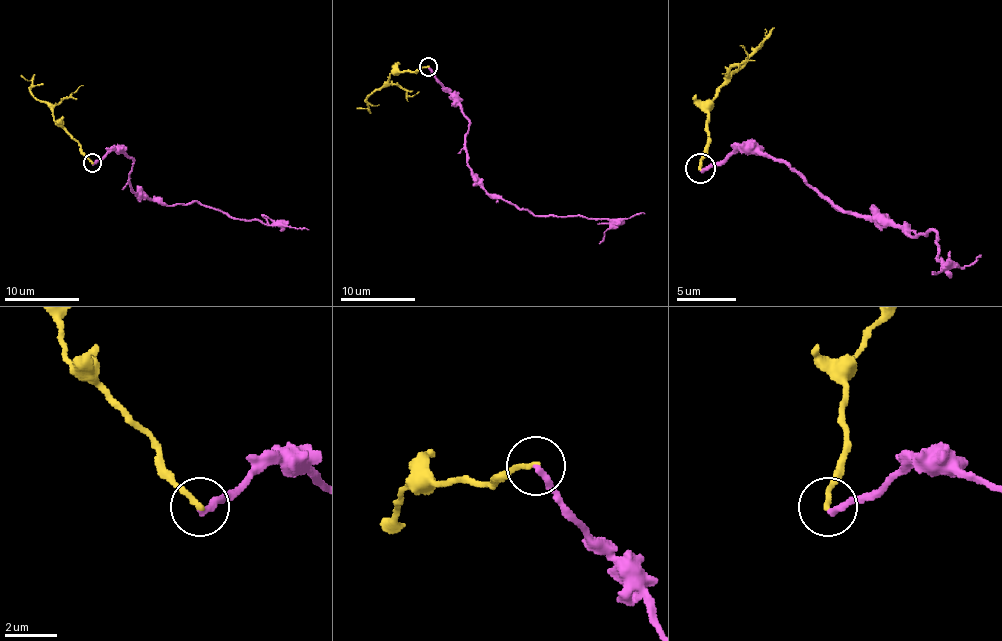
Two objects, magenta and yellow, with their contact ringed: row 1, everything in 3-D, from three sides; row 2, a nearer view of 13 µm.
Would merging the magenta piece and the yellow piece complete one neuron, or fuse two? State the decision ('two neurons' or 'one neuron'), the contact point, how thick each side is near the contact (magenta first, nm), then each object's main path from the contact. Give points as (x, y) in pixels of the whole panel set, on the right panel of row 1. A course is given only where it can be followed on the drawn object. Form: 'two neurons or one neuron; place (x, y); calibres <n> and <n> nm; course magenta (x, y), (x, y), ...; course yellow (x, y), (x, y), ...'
two neurons; place (700, 168); calibres 240 and 200 nm; course magenta (699, 169), (758, 148), (844, 210), (885, 216), (909, 237), (935, 234), (941, 266), (933, 275); course yellow (699, 169), (708, 142), (708, 110), (714, 95), (767, 39), (764, 30)

